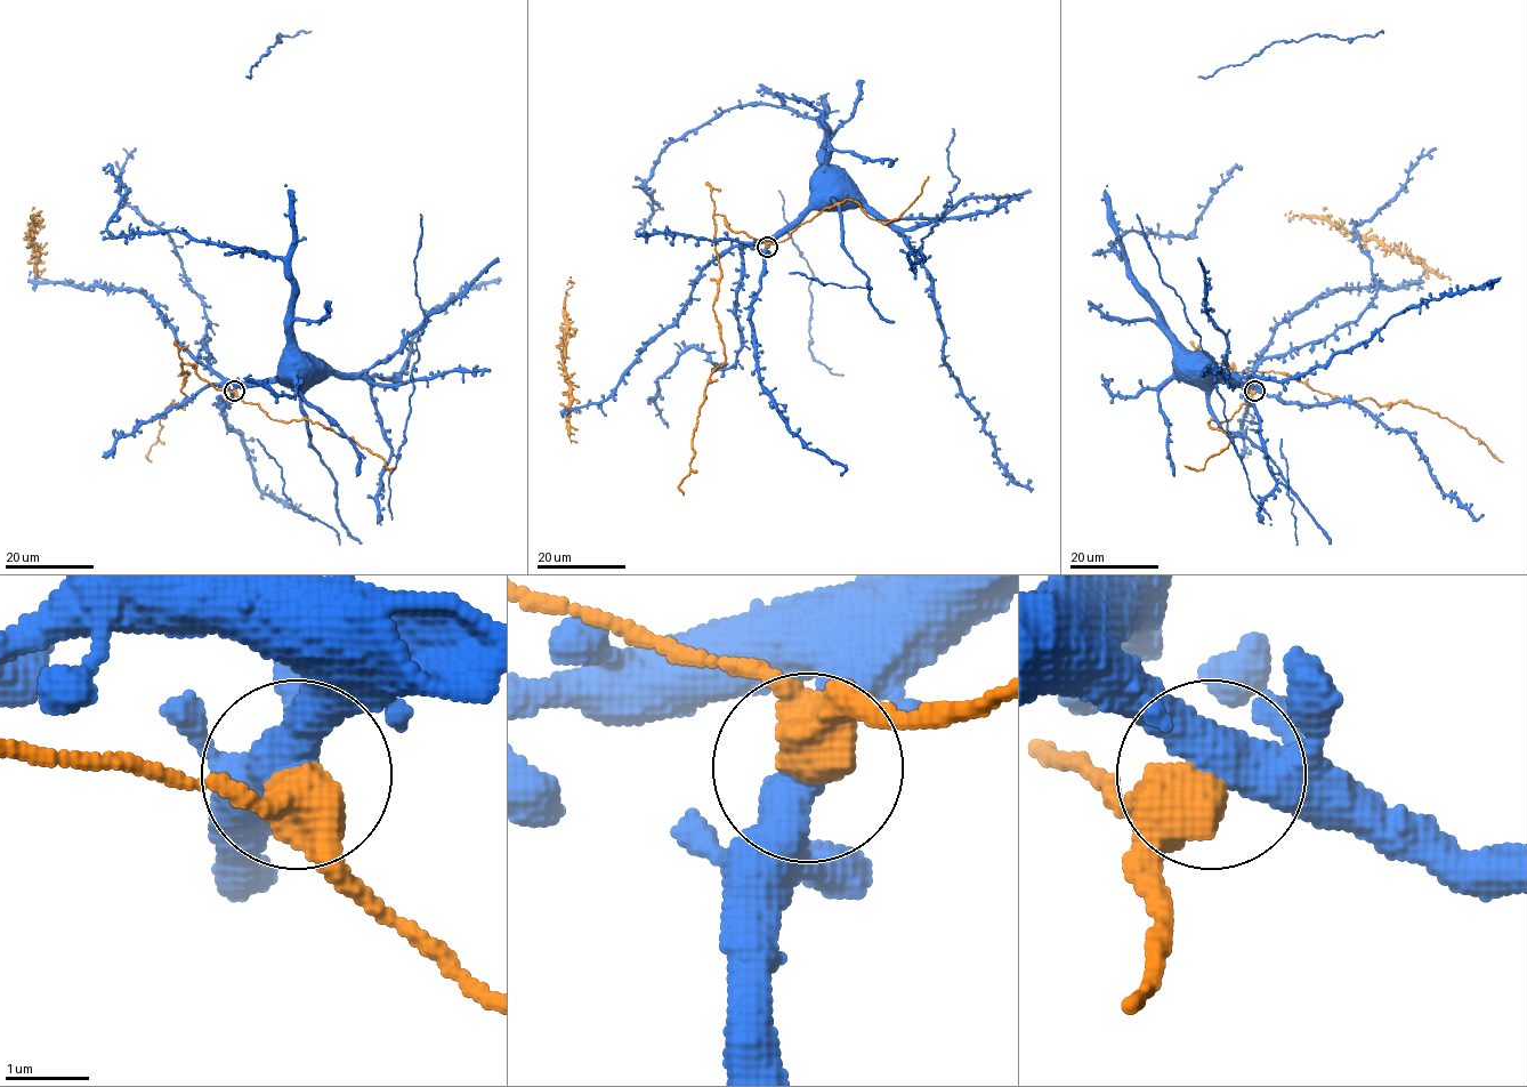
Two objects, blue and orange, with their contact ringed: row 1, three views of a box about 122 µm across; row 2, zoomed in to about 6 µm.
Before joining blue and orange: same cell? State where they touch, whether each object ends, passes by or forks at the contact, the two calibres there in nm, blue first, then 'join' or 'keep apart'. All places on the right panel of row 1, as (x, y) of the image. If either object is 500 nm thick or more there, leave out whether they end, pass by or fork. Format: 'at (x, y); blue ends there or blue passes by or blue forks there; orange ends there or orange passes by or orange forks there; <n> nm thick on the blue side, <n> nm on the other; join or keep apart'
at (1254, 391); blue passes by; orange passes by; 480 nm thick on the blue side, 480 nm on the other; keep apart

